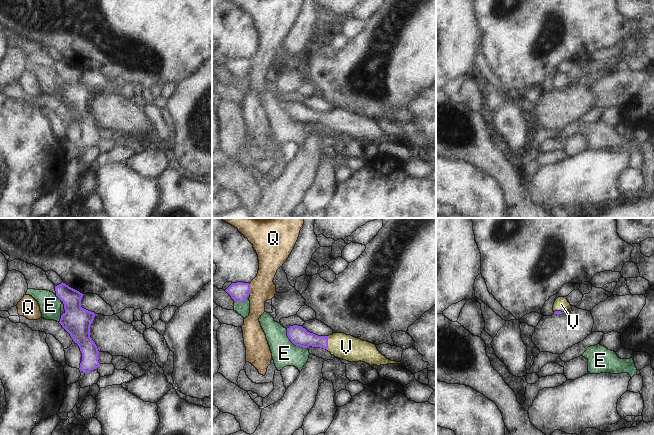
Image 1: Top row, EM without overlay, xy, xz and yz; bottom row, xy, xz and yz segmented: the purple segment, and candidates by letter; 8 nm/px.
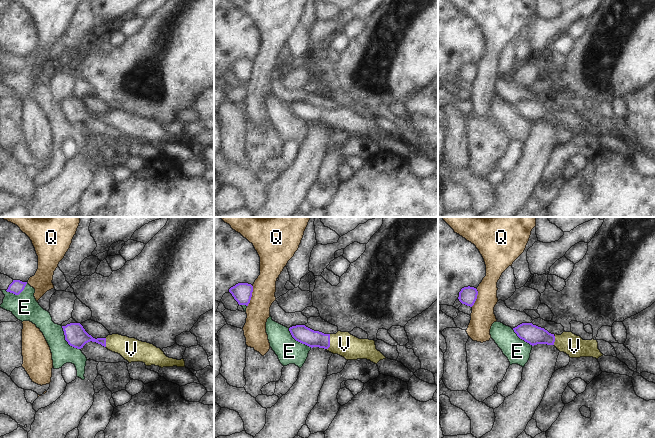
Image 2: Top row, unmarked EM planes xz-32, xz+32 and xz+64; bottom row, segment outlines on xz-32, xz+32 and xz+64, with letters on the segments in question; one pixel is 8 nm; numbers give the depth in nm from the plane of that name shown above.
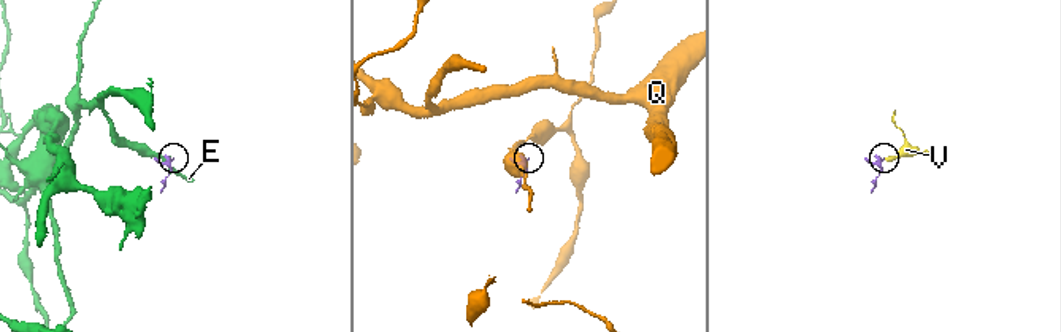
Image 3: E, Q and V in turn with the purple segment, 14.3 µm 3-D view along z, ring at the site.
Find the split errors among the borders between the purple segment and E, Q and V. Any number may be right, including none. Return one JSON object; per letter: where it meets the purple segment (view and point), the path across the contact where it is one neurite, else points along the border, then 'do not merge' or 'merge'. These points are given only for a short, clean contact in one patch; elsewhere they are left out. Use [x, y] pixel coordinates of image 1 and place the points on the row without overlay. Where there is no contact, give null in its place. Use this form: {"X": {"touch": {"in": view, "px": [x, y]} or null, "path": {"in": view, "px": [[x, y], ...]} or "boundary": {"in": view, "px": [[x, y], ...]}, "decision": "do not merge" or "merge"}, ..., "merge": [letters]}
{"E": {"touch": {"in": "xz", "px": [293, 119]}, "decision": "do not merge"}, "Q": {"touch": {"in": "xz", "px": [249, 65]}, "boundary": {"in": "xz", "px": [[249, 60], [250, 69]]}, "decision": "do not merge"}, "V": {"touch": {"in": "xz", "px": [327, 119]}, "path": {"in": "xz", "px": [[299, 112], [304, 115], [327, 119], [335, 119], [346, 123]]}, "decision": "merge"}, "merge": ["V"]}

